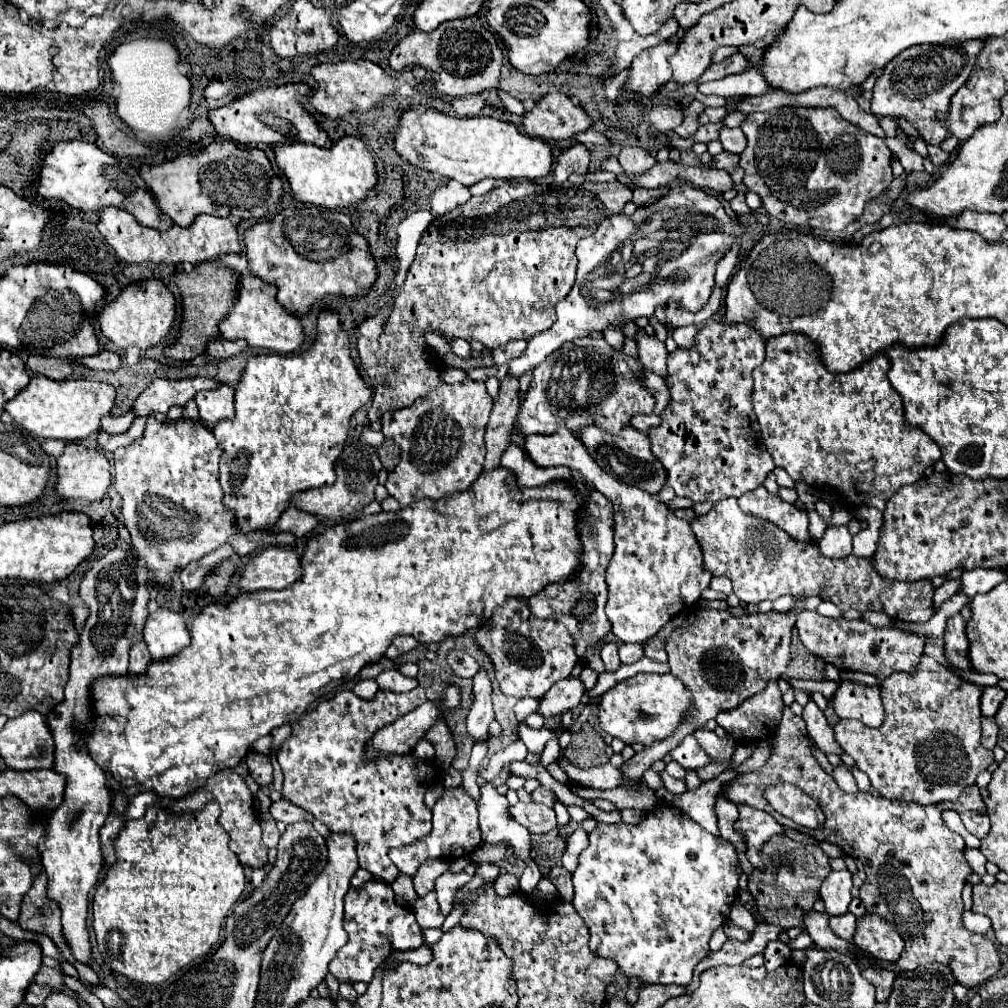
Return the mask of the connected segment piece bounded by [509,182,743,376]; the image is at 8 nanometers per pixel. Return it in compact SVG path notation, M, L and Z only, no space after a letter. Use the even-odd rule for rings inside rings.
M685 182L631 216L617 214L603 220L591 236L577 244L577 280L569 296L555 308L557 322L547 332L535 334L527 350L509 362L509 376L521 376L525 370L533 370L555 348L579 336L583 338L595 330L621 326L637 316L651 316L657 306L665 306L669 300L679 302L691 312L701 310L715 284L715 258L723 258L739 234L743 234L739 220L729 220L713 194L691 188Z

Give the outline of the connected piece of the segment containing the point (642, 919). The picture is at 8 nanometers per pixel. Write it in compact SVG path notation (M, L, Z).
M659 802L641 824L597 824L597 828L589 834L589 848L585 848L579 856L579 866L573 872L573 886L575 886L575 910L579 912L579 916L585 920L589 934L591 934L591 952L603 958L611 958L615 960L621 970L625 972L625 976L637 976L641 978L643 986L647 984L689 984L691 976L693 976L693 968L697 966L697 962L701 958L705 958L709 954L709 940L711 934L715 932L715 928L719 928L721 924L727 922L729 918L729 910L731 904L737 898L737 880L739 880L739 860L735 856L735 848L733 844L729 844L727 840L719 840L713 834L705 832L699 824L695 824L691 818L687 818L677 806L673 806L671 802Z

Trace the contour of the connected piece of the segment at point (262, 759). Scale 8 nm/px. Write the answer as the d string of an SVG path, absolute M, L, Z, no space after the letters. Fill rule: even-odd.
M247 754L247 766L249 766L249 774L255 778L255 782L259 786L269 786L273 780L273 768L267 756L261 754Z

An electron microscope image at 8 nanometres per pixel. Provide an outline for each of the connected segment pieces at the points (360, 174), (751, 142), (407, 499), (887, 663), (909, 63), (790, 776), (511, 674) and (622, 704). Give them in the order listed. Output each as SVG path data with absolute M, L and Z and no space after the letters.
M343 136L335 140L329 148L319 148L315 144L305 142L275 144L273 152L277 168L287 178L293 196L305 204L315 204L327 210L347 208L355 202L365 200L367 190L377 184L371 152L363 144L363 140L355 136Z
M777 108L769 112L747 114L741 122L741 130L747 138L747 148L739 154L739 166L743 168L743 184L753 190L763 204L763 210L795 226L811 226L819 230L843 230L851 222L859 220L865 204L889 188L891 174L891 150L885 140L857 128L847 122L835 108Z
M465 378L457 384L441 384L431 394L425 394L423 398L417 398L411 406L403 410L393 410L383 414L383 434L391 440L395 440L401 446L401 462L395 466L395 470L389 472L389 478L385 482L385 488L389 494L399 500L401 506L409 506L411 502L417 502L421 498L439 500L447 494L463 492L467 490L475 478L483 472L485 462L485 426L489 420L489 412L493 408L493 400L485 390L483 382L475 382L471 378Z
M817 612L797 614L799 640L811 654L821 656L827 664L837 666L839 670L853 670L873 674L879 680L885 680L893 672L915 670L925 646L925 638L917 634L907 634L895 626L875 628L865 620L845 620L845 618L825 618Z
M971 40L963 42L963 46L913 46L911 50L903 50L903 54L893 58L877 78L873 86L871 112L889 118L901 116L921 134L925 144L941 146L941 142L947 140L951 132L947 124L937 120L937 114L949 110L951 96L967 82L981 48L981 40Z
M783 706L783 720L779 722L775 746L765 766L737 774L731 782L723 784L721 794L735 806L751 806L773 814L775 810L767 806L763 790L775 782L799 786L815 798L825 812L825 824L807 834L815 840L827 840L839 846L847 856L855 856L863 862L867 878L859 888L859 898L867 912L875 912L893 922L905 938L905 948L897 960L903 970L917 970L919 966L939 962L949 966L955 980L967 988L993 978L1001 968L993 942L983 934L965 930L961 924L961 888L973 872L963 856L965 842L957 832L951 832L941 818L943 810L955 810L973 836L985 838L991 823L977 784L963 788L957 800L933 806L895 802L871 796L869 792L845 794L813 758L811 742L805 738L805 732L803 718L795 716L789 706Z
M507 598L491 620L477 630L475 642L491 658L501 694L513 698L541 698L557 680L567 678L577 664L575 638L569 630L555 618L535 618L523 598Z
M670 672L663 675L635 674L633 678L617 682L599 698L597 716L599 716L601 730L611 734L613 738L623 740L625 744L633 744L633 742L647 744L649 730L651 730L652 742L671 736L677 724L683 720L687 706L691 706L691 694L679 678Z

